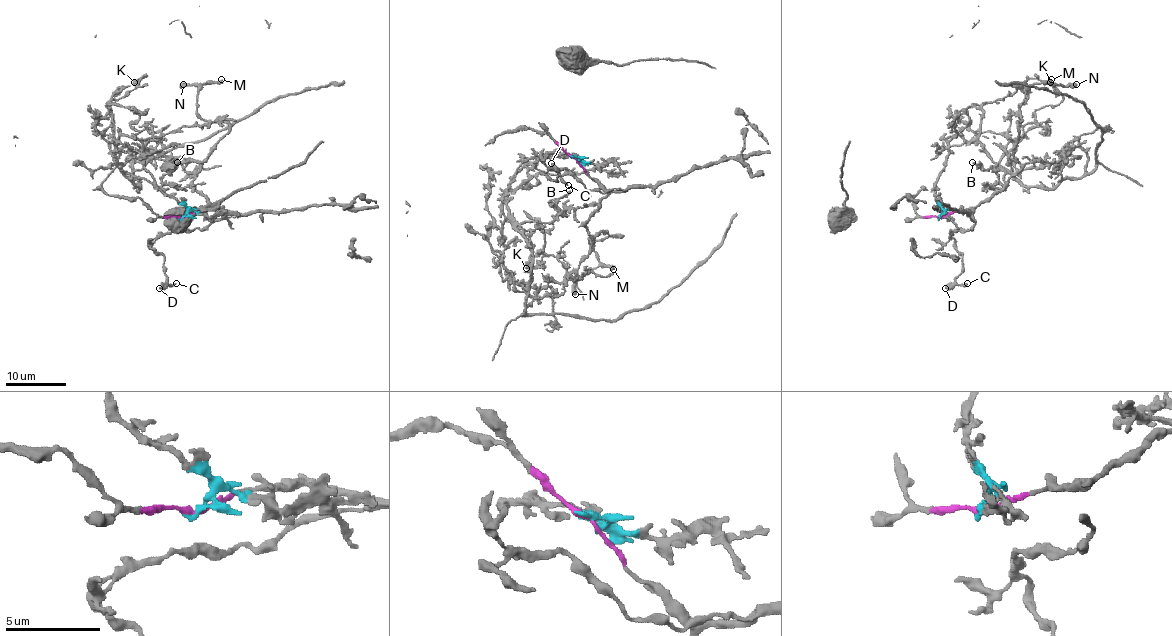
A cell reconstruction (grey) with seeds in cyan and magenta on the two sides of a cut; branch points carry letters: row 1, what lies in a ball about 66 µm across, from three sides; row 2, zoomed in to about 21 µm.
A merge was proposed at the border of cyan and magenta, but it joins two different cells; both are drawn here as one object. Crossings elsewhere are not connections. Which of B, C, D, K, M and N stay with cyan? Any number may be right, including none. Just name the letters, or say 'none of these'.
B, K

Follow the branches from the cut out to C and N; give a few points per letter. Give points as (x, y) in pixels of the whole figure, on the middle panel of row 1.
C: (573, 157), (607, 190), (624, 190), (588, 190), (567, 169), (541, 173), (556, 179), (557, 173), (568, 185)
N: (573, 157), (606, 196), (586, 231), (594, 238), (621, 235), (589, 238), (598, 264), (574, 284), (576, 295)

